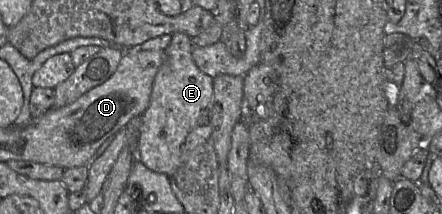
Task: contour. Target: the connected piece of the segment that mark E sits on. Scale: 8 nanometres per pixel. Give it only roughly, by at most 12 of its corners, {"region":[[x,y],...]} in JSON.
{"region":[[176,32],[136,160],[173,175],[211,135],[213,78]]}

